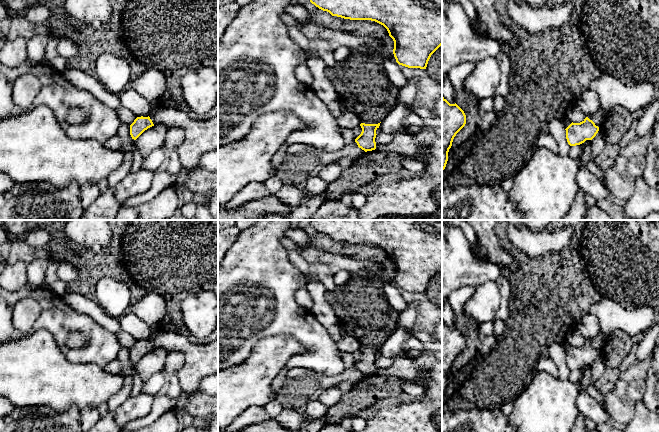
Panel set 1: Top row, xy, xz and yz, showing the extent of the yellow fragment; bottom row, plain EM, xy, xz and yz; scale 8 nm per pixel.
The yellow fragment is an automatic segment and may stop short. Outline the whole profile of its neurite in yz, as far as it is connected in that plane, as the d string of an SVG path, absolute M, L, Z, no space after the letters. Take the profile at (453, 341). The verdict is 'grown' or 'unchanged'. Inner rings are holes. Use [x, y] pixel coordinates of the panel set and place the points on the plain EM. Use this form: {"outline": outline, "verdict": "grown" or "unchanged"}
{"outline": "M442 320L442 395L446 391L453 363L465 348L464 335L456 327L450 328Z", "verdict": "unchanged"}

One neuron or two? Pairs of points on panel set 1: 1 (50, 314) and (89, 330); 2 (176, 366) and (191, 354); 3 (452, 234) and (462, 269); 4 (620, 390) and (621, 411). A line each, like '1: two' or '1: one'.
1: one
2: two
3: one
4: one

